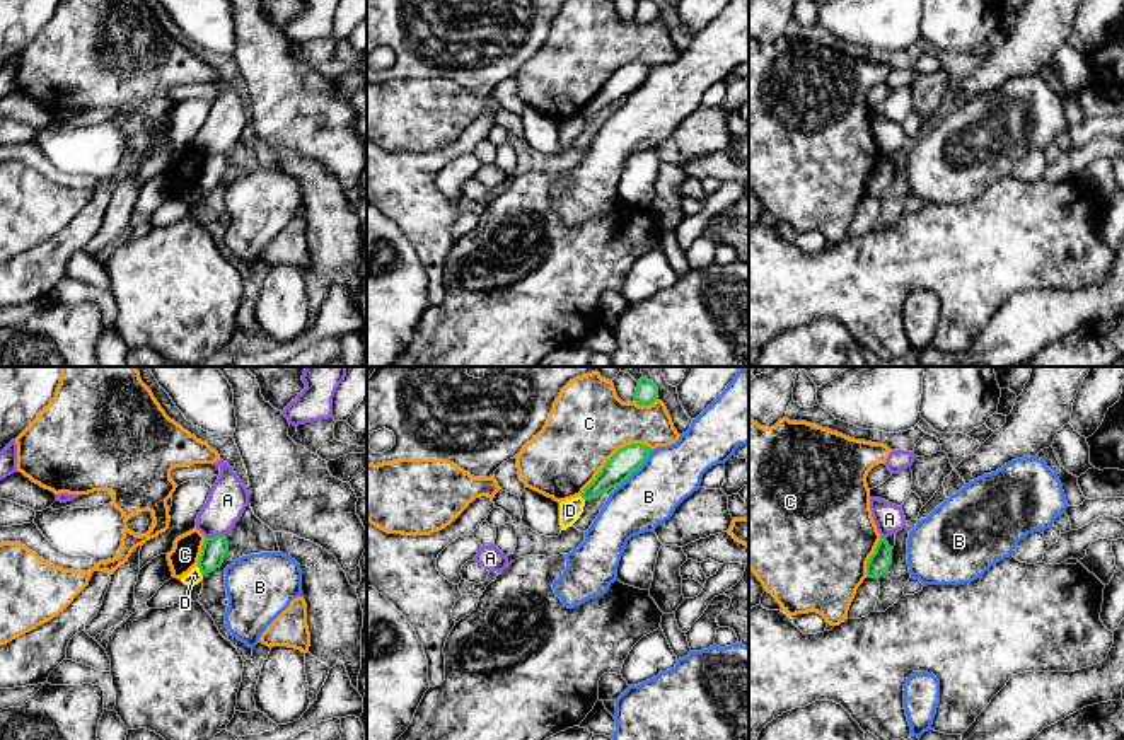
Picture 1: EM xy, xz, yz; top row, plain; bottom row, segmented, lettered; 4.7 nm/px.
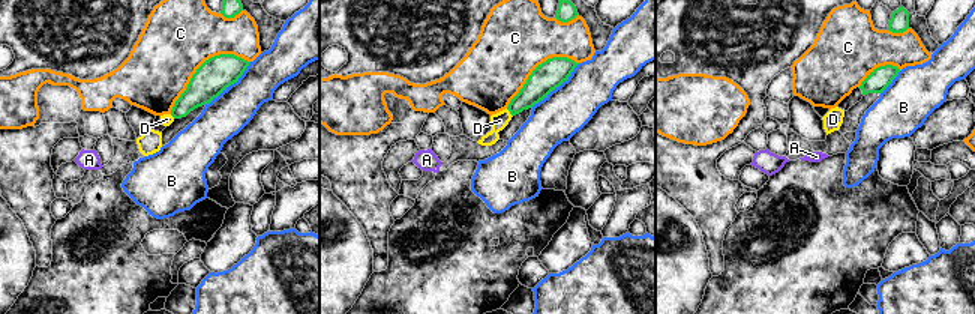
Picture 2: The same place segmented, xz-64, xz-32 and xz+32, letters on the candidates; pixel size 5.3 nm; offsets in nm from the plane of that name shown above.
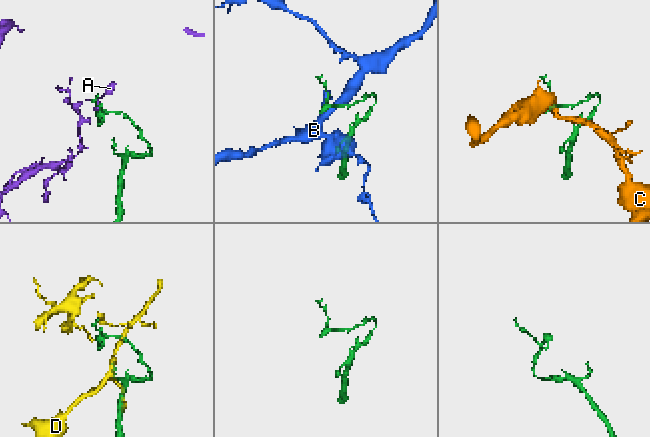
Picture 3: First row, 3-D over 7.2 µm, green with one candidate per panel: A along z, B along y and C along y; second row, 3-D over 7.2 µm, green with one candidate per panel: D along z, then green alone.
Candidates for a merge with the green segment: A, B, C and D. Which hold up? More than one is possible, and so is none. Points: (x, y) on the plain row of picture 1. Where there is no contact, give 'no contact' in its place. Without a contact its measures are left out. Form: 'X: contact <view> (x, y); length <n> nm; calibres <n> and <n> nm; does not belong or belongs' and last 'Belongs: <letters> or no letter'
A: contact xy (214, 156); length 100 nm; calibres 120 and 180 nm; does not belong
B: contact xz (637, 87); length 260 nm; calibres 130 and 280 nm; does not belong
C: contact xz (613, 74); length 420 nm; calibres 130 and 380 nm; does not belong
D: contact xy (200, 188); length 60 nm; calibres 120 and 70 nm; does not belong
Belongs: no letter

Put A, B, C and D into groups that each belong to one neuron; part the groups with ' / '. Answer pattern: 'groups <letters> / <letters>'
groups A / B / C / D

